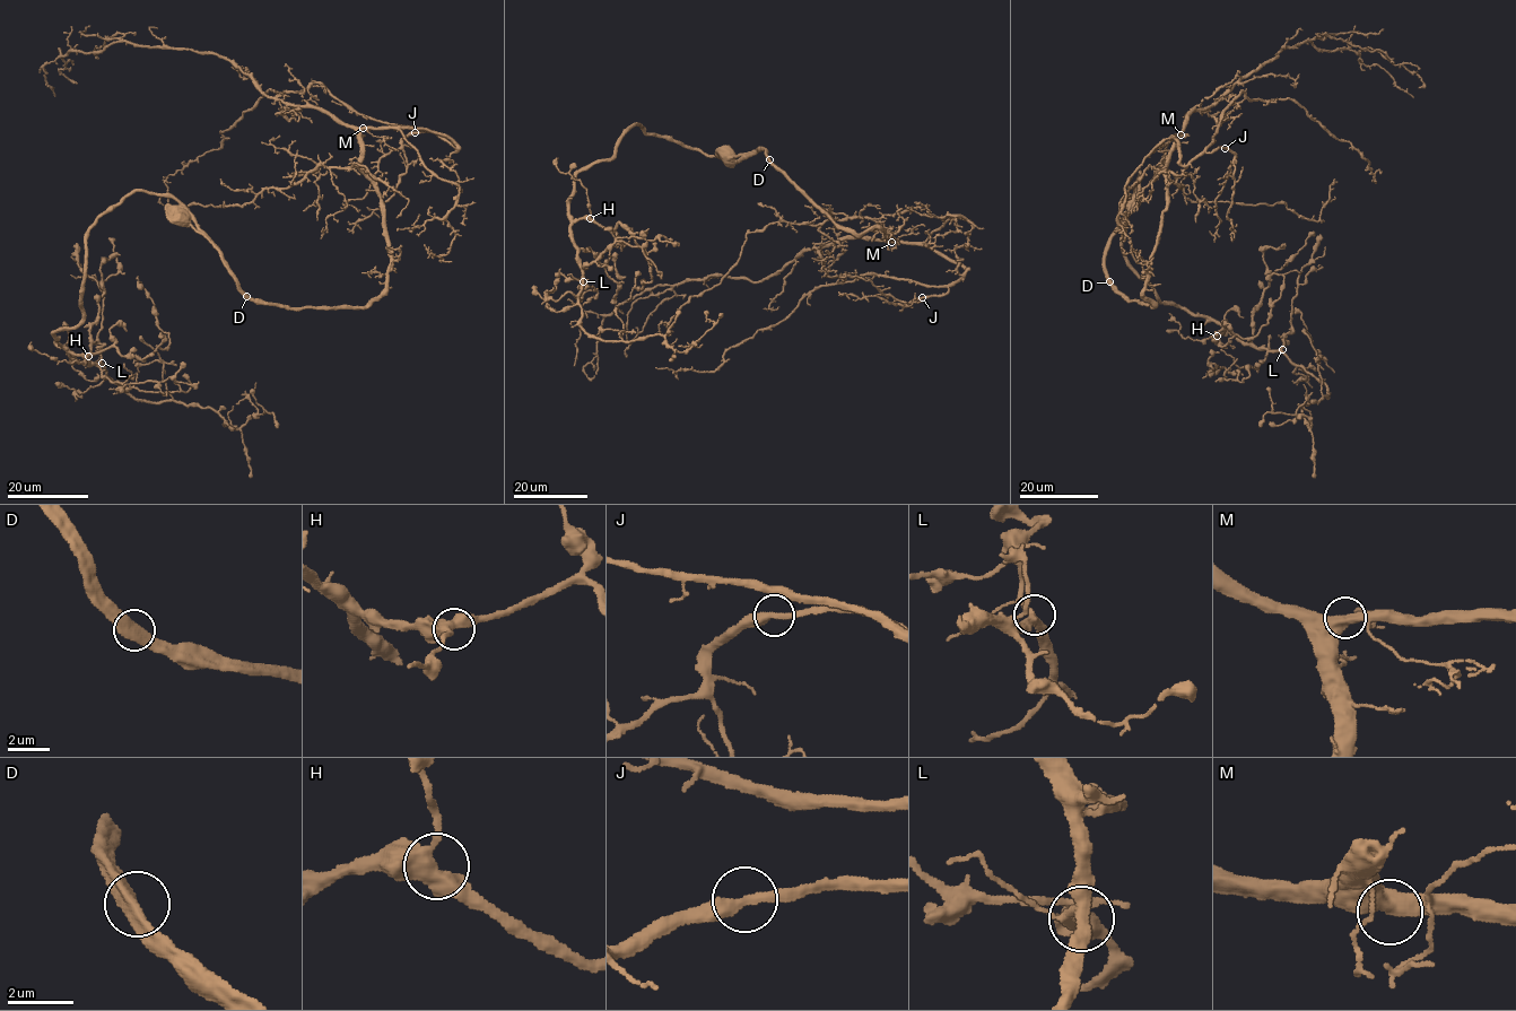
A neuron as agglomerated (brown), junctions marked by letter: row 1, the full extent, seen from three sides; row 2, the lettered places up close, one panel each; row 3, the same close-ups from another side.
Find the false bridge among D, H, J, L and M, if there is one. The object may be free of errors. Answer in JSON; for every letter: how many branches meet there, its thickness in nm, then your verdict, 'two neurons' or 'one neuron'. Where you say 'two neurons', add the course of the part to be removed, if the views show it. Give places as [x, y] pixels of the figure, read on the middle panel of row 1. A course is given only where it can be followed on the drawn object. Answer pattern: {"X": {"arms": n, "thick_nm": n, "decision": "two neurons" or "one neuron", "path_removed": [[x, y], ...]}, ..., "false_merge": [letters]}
{"D": {"arms": 2, "thick_nm": 550, "decision": "one neuron"}, "H": {"arms": 3, "thick_nm": 460, "decision": "one neuron"}, "J": {"arms": 2, "thick_nm": 340, "decision": "one neuron"}, "L": {"arms": 3, "thick_nm": 360, "decision": "one neuron"}, "M": {"arms": 2, "thick_nm": 500, "decision": "one neuron"}, "false_merge": []}

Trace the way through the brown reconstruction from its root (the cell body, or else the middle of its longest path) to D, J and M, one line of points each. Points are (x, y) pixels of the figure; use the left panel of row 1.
D: (181, 217), (211, 242), (236, 282), (236, 288), (246, 296)
J: (181, 217), (251, 297), (368, 306), (390, 255), (362, 131), (424, 128), (456, 150), (415, 132)
M: (181, 217), (251, 297), (368, 306), (390, 255), (376, 182), (360, 165), (363, 128)

